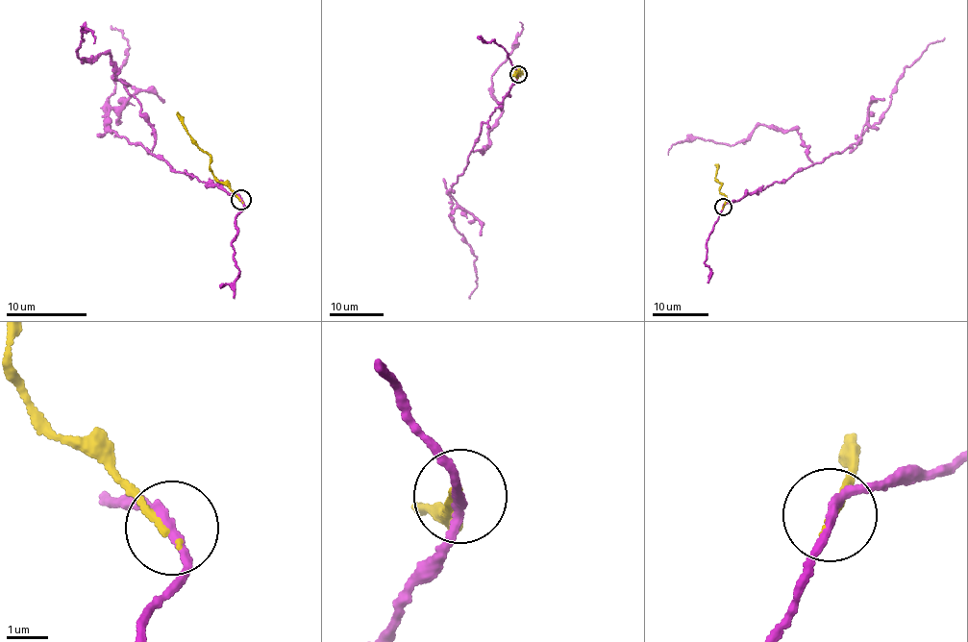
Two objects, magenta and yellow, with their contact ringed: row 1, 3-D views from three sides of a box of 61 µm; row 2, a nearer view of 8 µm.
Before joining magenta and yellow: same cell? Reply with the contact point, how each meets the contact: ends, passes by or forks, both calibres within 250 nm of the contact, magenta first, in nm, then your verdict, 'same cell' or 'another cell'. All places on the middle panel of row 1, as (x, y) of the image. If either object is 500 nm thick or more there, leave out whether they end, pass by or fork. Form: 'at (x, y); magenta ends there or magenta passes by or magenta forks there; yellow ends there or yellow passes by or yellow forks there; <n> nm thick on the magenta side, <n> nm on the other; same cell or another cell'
at (518, 74); magenta passes by; yellow ends there; 200 nm thick on the magenta side, 160 nm on the other; another cell

